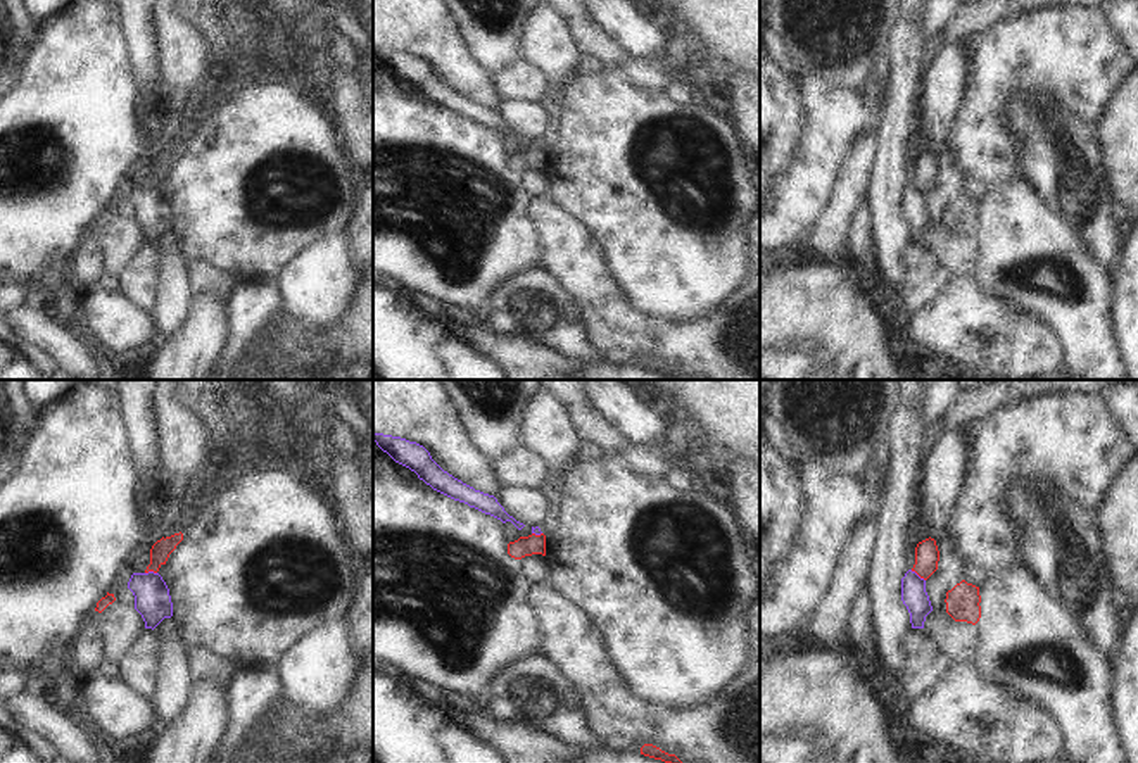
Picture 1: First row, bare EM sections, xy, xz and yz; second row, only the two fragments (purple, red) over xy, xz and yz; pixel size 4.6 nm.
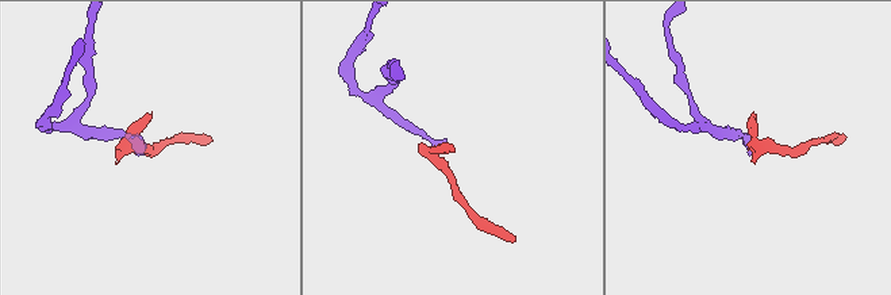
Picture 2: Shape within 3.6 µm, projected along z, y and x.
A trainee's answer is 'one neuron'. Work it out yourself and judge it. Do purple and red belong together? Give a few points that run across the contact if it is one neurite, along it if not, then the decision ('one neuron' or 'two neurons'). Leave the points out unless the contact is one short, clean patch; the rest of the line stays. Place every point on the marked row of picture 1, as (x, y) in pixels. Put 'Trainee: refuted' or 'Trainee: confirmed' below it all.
yz (910, 570), (924, 580) | two neurons
Trainee: refuted

